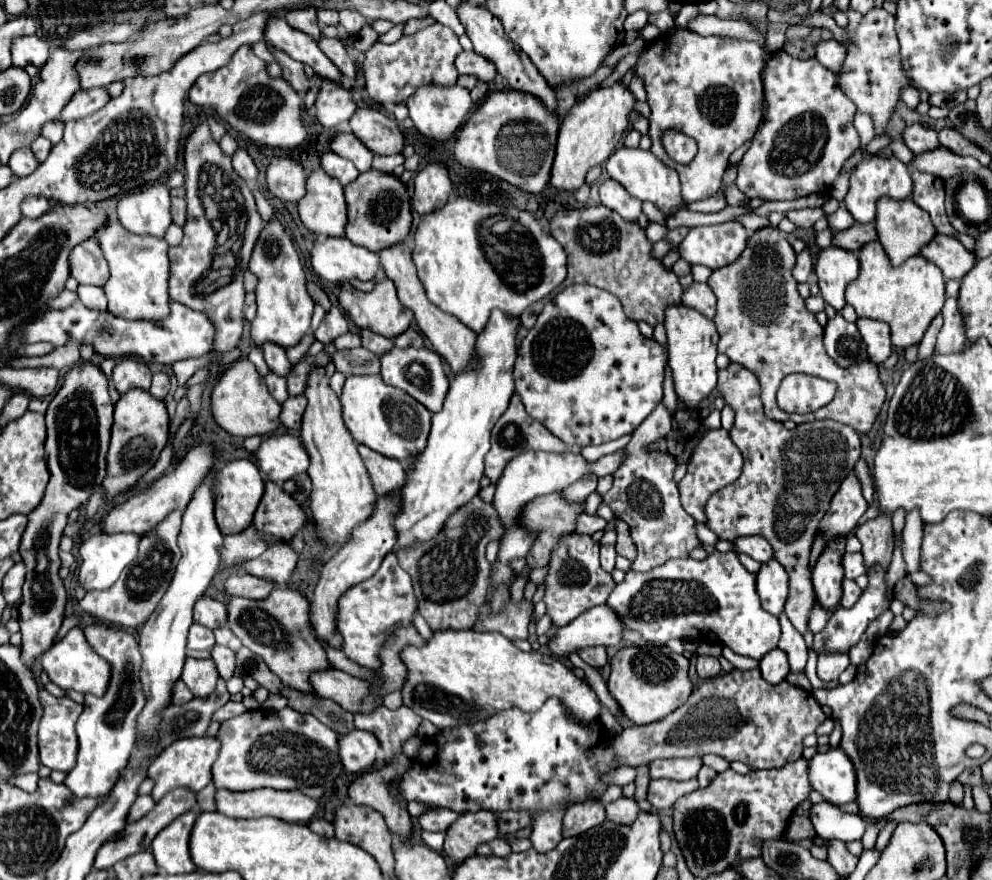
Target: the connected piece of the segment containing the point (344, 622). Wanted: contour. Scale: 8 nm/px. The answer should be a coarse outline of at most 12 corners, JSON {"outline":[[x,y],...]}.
{"outline":[[391,552],[343,592],[343,654],[369,670],[395,626],[413,622],[411,576]]}

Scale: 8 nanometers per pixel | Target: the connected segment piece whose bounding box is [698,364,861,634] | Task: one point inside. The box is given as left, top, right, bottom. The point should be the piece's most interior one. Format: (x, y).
(789, 476)

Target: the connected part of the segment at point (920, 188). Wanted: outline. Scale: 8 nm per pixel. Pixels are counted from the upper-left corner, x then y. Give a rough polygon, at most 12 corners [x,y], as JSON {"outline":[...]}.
{"outline":[[911,172],[913,202],[931,214],[937,232],[973,252],[975,238],[947,220],[943,180]]}

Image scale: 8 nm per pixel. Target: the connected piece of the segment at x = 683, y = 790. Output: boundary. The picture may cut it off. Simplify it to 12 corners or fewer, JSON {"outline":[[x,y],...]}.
{"outline":[[651,780],[647,800],[665,810],[699,788],[697,780]]}

